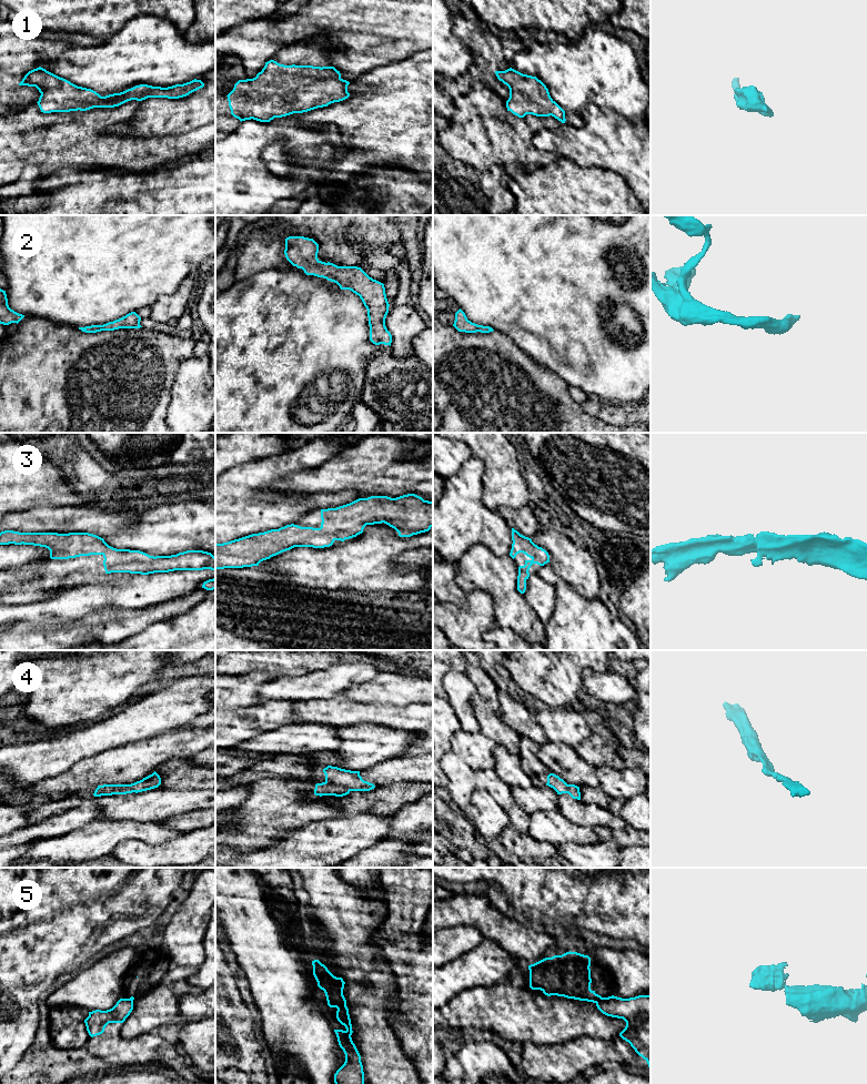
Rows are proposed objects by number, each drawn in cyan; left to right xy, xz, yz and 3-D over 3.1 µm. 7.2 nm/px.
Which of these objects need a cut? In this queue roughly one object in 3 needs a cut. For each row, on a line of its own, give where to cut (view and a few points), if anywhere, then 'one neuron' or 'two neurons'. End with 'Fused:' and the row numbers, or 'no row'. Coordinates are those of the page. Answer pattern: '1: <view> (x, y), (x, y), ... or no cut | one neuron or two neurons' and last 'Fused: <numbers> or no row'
1: no cut | one neuron
2: no cut | one neuron
3: no cut | one neuron
4: no cut | one neuron
5: yz (603, 998), (594, 1002) | two neurons
Fused: 5

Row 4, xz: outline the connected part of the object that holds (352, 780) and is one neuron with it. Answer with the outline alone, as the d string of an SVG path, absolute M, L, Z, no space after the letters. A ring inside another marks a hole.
M327 766L323 769L323 772L325 774L325 781L315 784L315 796L343 797L351 791L370 791L375 788L373 783L362 779L360 771Z

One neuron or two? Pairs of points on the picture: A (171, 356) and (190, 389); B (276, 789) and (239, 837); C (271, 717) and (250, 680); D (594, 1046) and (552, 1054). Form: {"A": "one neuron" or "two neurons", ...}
{"A": "two neurons", "B": "one neuron", "C": "two neurons", "D": "one neuron"}

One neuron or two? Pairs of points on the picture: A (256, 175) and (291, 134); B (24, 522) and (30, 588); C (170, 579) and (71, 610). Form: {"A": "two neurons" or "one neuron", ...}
{"A": "one neuron", "B": "two neurons", "C": "one neuron"}

